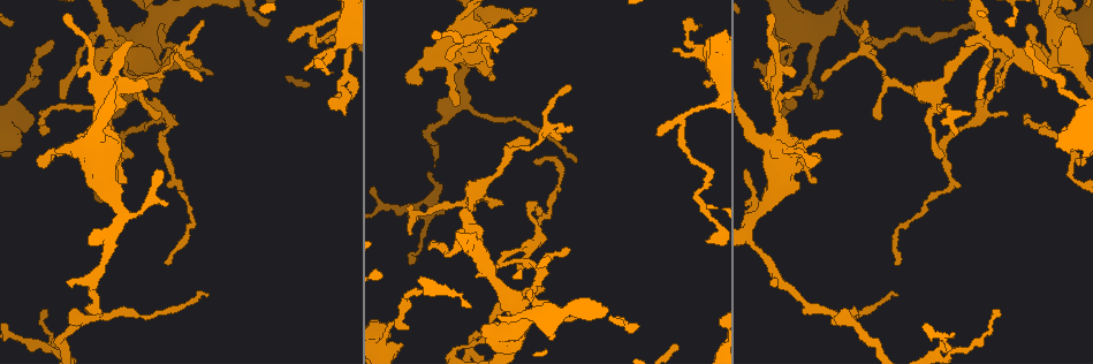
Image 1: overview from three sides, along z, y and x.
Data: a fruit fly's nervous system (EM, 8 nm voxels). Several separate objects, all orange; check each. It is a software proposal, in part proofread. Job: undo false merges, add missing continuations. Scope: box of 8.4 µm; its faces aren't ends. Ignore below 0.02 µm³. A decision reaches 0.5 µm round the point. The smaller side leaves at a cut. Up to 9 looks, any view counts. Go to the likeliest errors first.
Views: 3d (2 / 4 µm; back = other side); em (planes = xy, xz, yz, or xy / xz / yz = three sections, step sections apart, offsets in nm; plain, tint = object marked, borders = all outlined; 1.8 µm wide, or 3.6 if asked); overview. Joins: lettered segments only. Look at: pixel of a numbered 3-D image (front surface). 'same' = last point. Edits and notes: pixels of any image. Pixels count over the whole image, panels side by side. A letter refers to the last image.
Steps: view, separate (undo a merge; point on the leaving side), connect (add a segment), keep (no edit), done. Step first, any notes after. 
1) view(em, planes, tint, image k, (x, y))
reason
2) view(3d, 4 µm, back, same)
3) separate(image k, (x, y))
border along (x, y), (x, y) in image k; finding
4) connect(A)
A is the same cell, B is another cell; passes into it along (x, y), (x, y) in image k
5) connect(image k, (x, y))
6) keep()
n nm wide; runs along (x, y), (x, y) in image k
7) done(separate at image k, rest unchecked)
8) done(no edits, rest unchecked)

view(em, planes, tint, image 1, (908, 33))
sharp bend

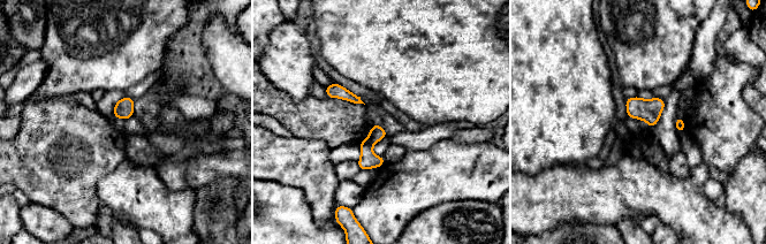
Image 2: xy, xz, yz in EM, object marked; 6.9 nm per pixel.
view(em, planes, borders, same)

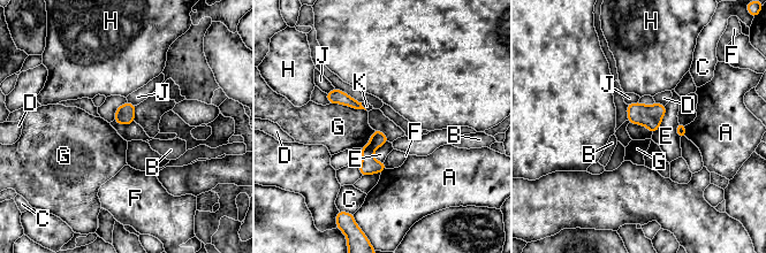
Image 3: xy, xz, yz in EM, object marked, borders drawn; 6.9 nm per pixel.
keep()
100 nm wide; A, B, C, D, E, F, G, H, J and K are other cells; border along (330, 102), (340, 102), (365, 110) in image 3; all the same neuron

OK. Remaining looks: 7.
view(3d, 2 µm, image 1, (1027, 39))

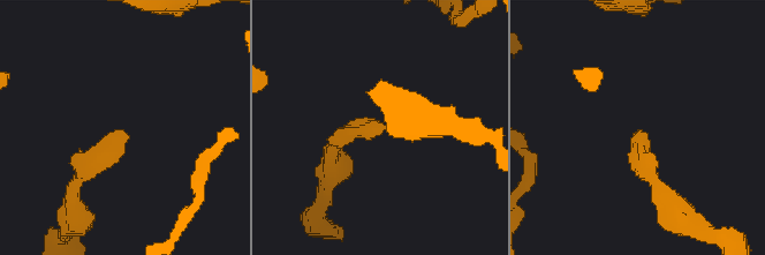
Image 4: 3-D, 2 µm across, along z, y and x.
view(em, planes, borders, image 4, (126, 133))
shape alone is not enough

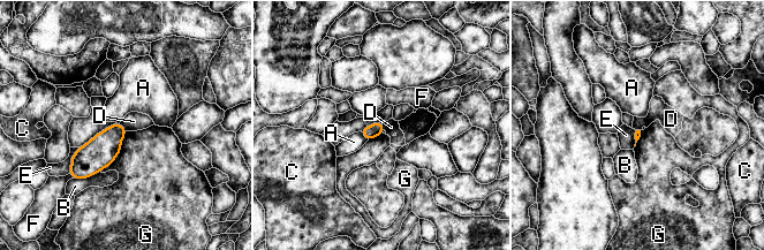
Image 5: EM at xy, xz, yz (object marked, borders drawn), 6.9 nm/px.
keep()
A, B, C, D, E, F and G are other cells; border along (642, 127), (634, 129) in image 5; none of them fits

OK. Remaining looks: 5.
view(3d, 4 µm, image 1, (535, 292))

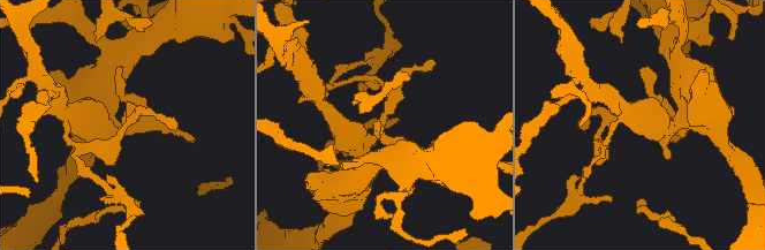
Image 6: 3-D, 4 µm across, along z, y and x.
view(em, planes, borders, image 6, (385, 125))
shape alone is not enough

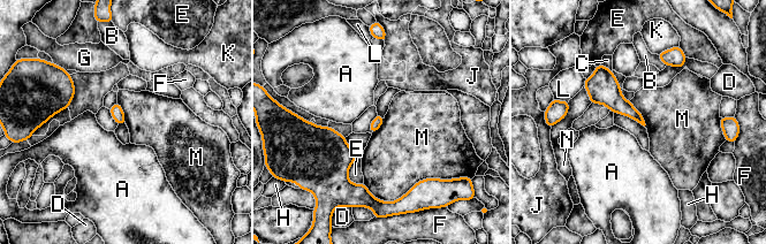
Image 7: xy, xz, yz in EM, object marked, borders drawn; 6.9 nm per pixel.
keep()
A, B, C, D, E, F, G, H, J, K, L, M and N are other cells; border along (435, 177), (419, 180), (399, 198) in image 7; none of them fits

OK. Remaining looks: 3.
view(3d, 4 µm, image 1, (463, 100))
three arms meet

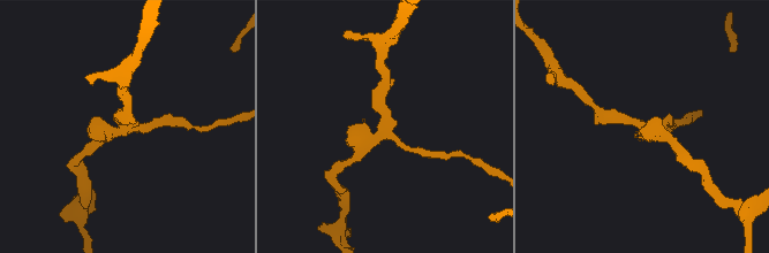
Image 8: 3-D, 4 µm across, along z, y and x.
view(em, xz, step 8, borders, image 8, (641, 125))
3 arms

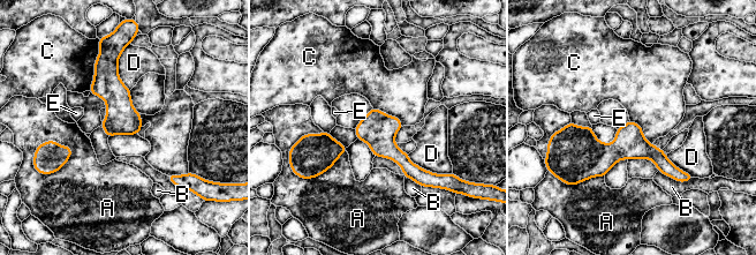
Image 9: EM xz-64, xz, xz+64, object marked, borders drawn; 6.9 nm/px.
keep()
220 nm wide; A, B, C, D and E are other cells; runs along (568, 137), (588, 150), (647, 150), (683, 175) in image 9; continuous, no second neuron

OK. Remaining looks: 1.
done(no edits, rest unchecked)

